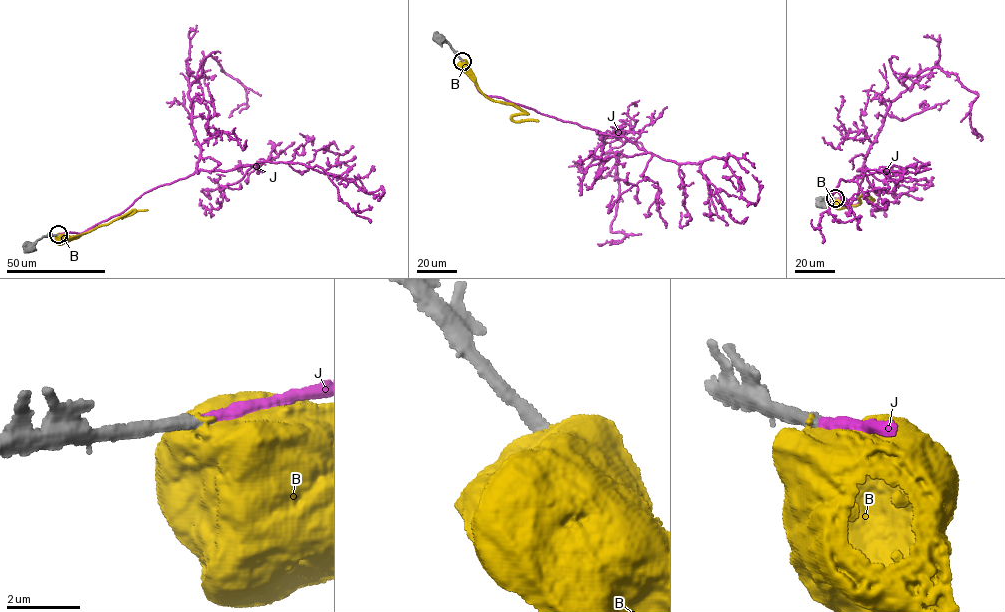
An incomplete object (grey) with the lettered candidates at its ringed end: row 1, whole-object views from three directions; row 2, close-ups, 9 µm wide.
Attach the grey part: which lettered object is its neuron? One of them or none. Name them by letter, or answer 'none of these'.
J

